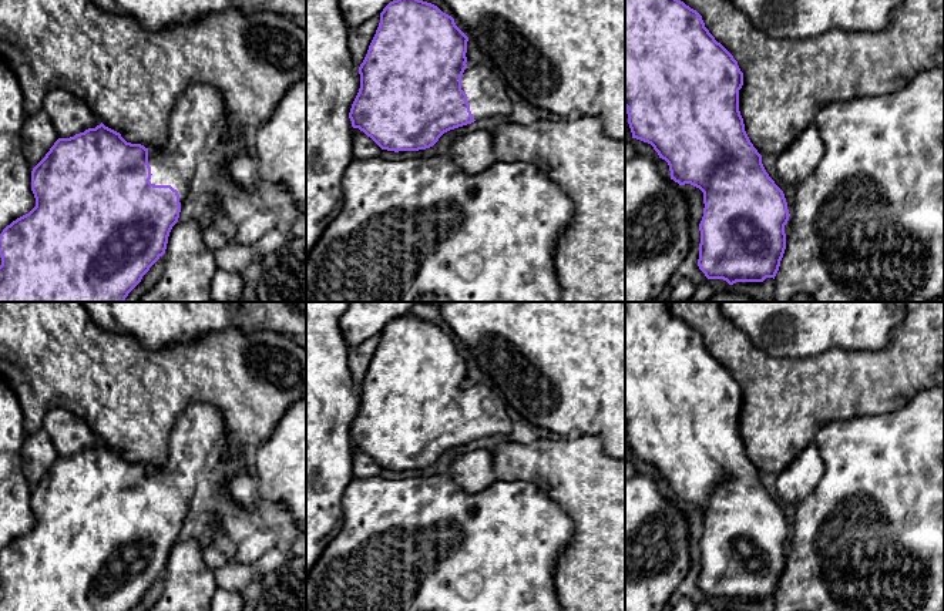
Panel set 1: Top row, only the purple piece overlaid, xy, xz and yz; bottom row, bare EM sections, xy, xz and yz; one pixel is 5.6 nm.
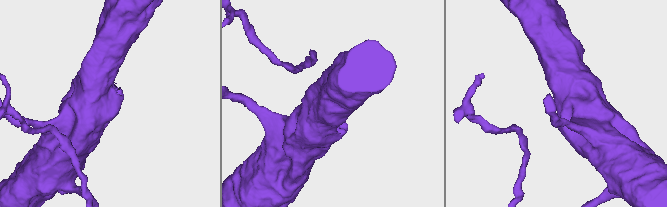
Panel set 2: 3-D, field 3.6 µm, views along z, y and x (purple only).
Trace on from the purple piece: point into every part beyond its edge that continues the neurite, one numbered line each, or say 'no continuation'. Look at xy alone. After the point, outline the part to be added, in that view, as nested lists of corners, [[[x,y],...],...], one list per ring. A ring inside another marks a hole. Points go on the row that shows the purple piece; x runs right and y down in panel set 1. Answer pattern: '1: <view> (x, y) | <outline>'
1: xy (197, 113) | [[[191,84],[175,101],[167,141],[148,151],[154,185],[171,185],[181,194],[195,172],[196,157],[215,134],[225,113],[224,97],[209,84]]]

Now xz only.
1: xz (487, 96) | [[[467,66],[461,75],[461,90],[467,94],[474,120],[510,115],[513,111],[508,88],[493,67]]]

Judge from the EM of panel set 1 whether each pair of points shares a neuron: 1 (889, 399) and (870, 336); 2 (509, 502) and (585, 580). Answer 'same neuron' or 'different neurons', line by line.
1: different neurons
2: different neurons

